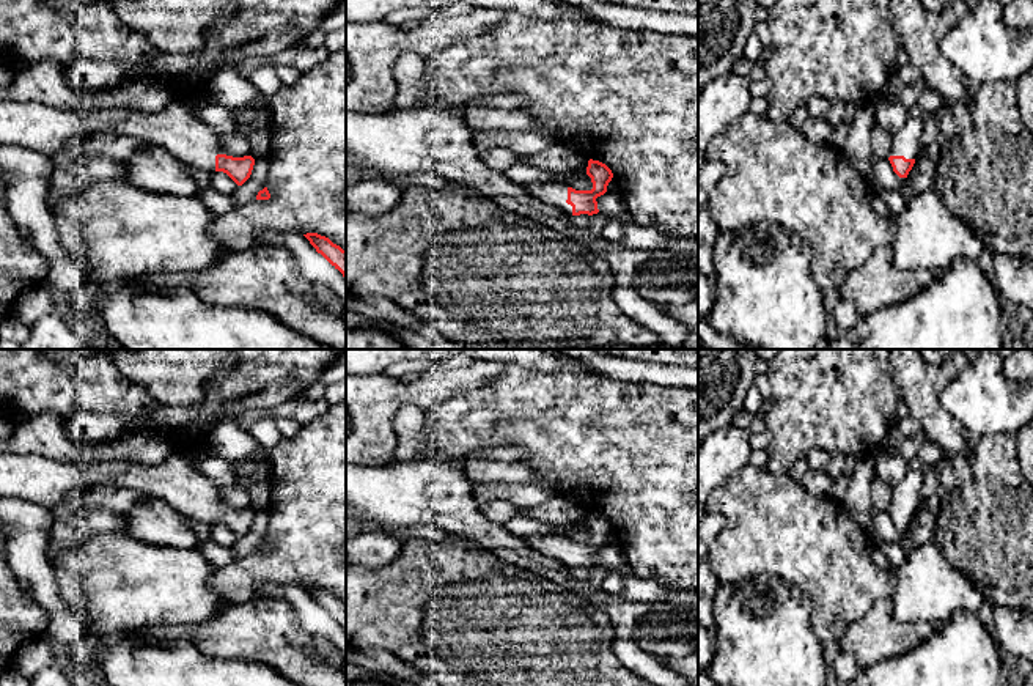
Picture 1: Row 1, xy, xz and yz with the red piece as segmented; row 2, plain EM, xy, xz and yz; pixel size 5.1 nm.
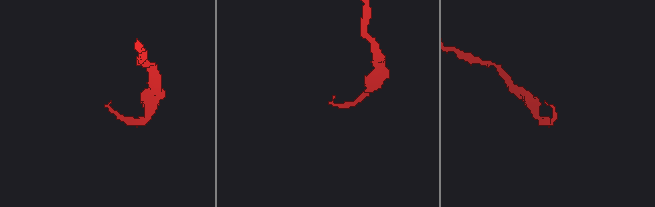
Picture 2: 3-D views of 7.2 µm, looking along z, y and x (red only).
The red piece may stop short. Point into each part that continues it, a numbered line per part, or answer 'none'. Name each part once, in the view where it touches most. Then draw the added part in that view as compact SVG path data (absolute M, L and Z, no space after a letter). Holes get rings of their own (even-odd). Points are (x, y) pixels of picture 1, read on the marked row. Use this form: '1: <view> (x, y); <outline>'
1: xz (555, 194); M549 183L541 186L524 186L524 189L539 198L541 201L552 205L561 209L564 214L572 217L572 206L566 203L568 200L568 186L561 183Z

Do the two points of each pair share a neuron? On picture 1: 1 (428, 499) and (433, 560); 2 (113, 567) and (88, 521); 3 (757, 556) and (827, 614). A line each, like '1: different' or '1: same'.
1: different
2: different
3: same

